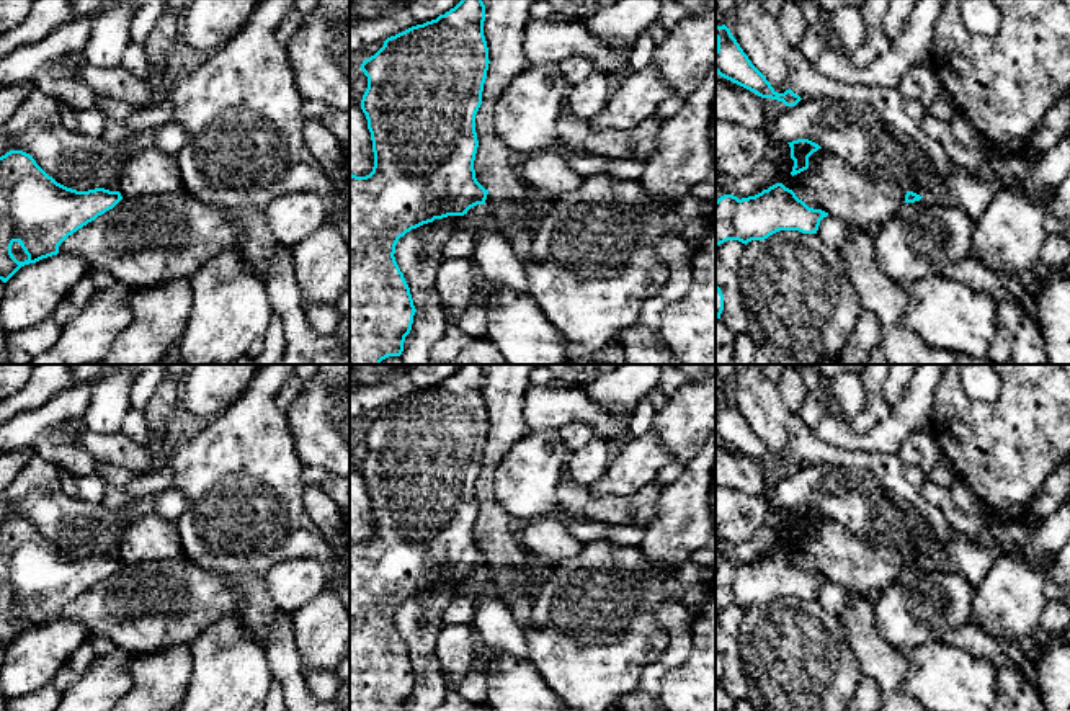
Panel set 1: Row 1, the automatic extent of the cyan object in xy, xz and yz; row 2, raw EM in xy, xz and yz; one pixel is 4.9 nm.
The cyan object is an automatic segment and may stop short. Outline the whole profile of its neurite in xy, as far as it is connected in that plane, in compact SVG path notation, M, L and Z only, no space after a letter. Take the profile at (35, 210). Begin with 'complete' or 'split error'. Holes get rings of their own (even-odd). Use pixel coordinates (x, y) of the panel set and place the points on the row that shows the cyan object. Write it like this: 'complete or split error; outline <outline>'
complete; outline M23 150L0 157L0 279L7 283L21 266L59 253L59 245L74 232L113 209L119 191L95 188L77 191L57 183ZM18 242L28 258L18 262L11 245Z

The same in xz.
complete; outline M461 0L436 20L387 38L359 67L368 77L361 110L371 132L374 167L366 177L350 173L350 364L381 364L403 351L417 309L394 257L399 239L435 219L464 216L470 208L485 204L488 190L477 181L474 170L479 147L475 114L490 64L484 21L482 0Z

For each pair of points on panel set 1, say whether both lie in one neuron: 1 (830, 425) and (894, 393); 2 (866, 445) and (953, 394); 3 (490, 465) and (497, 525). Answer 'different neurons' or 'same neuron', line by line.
1: different neurons
2: different neurons
3: same neuron

